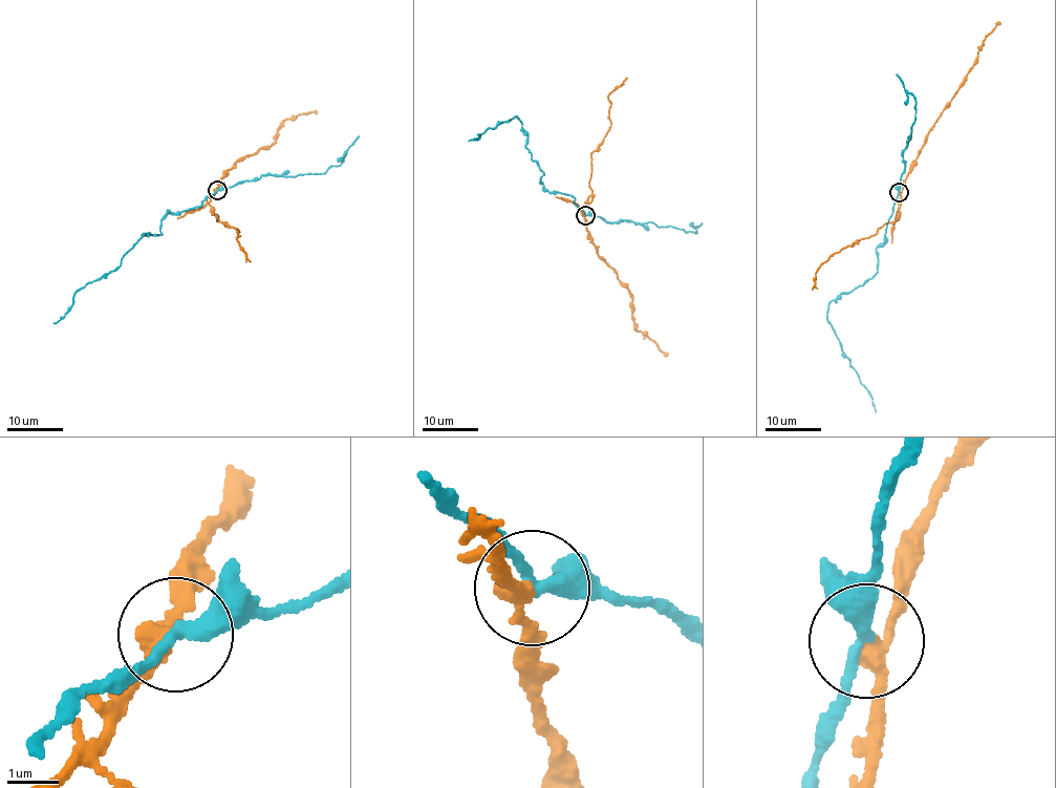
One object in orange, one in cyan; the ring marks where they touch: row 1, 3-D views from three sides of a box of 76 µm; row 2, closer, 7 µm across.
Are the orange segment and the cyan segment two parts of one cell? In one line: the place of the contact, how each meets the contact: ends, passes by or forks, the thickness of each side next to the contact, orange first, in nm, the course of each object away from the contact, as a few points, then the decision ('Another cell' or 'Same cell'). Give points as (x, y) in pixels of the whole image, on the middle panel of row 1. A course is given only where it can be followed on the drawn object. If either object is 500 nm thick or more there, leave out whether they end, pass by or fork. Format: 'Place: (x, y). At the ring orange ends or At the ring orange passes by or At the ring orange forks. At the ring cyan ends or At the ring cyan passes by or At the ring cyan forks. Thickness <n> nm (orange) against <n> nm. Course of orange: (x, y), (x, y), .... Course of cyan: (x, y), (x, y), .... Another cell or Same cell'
Place: (585, 215). At the ring orange passes by. At the ring cyan passes by. Thickness 280 nm (orange) against 280 nm. Course of orange: (586, 215), (584, 224), (595, 249), (612, 268), (632, 299), (637, 331), (644, 332), (667, 357). Course of cyan: (586, 215), (572, 196), (548, 192), (539, 182), (543, 174), (526, 146), (526, 137), (517, 116), (469, 141). Another cell

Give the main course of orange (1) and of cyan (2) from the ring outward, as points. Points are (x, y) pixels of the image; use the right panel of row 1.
1: (900, 192), (933, 123), (978, 57), (982, 41), (1001, 23)
2: (900, 192), (887, 221), (884, 242), (876, 249), (877, 273), (834, 299), (827, 316), (876, 412)

